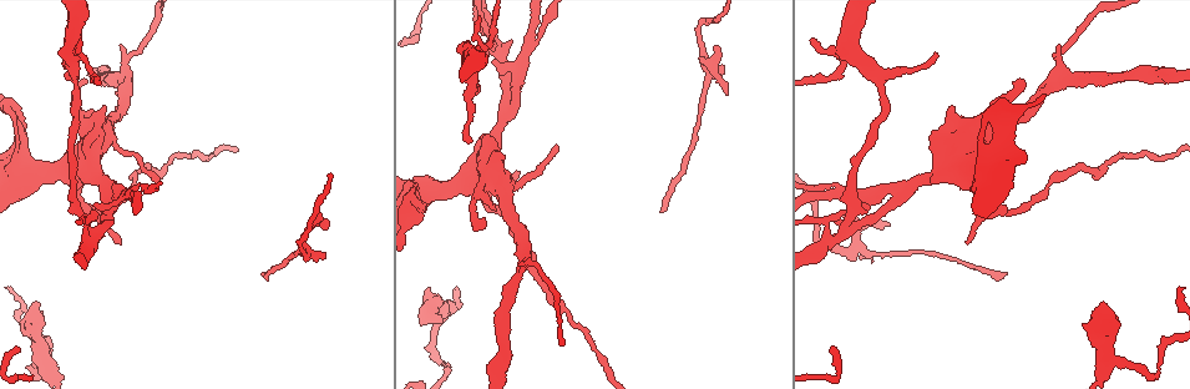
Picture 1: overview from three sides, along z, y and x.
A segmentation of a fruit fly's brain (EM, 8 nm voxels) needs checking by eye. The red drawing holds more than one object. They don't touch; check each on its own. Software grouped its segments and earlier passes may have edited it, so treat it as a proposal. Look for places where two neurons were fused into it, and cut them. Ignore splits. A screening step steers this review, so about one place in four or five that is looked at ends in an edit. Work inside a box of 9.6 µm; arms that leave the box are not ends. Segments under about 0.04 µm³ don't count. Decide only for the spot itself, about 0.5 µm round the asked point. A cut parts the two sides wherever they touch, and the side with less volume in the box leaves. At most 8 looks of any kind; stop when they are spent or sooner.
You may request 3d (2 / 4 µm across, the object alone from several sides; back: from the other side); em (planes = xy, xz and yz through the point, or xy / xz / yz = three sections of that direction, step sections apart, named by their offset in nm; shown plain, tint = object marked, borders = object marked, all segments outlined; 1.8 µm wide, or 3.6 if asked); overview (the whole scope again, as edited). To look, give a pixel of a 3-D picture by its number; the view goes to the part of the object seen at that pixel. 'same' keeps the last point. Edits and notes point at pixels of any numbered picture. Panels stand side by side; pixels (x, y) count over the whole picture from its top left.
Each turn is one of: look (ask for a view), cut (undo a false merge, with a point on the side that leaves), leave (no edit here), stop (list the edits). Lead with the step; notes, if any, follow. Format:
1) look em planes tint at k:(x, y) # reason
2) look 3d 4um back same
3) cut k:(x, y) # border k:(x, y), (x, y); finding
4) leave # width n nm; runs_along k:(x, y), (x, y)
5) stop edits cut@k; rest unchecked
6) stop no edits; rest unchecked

look em xy step 4 tint at 1:(99, 227) # four or more arms meet

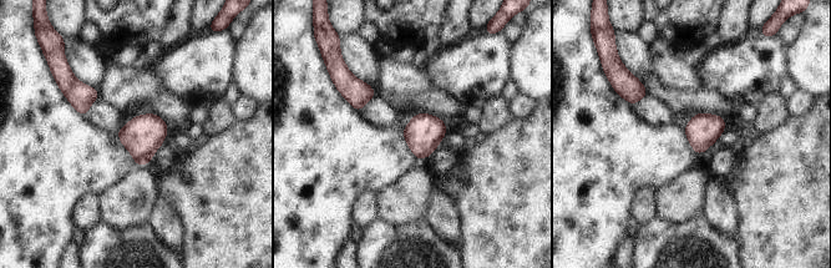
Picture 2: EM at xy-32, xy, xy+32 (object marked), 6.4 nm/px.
look em xz step 4 tint same # another direction

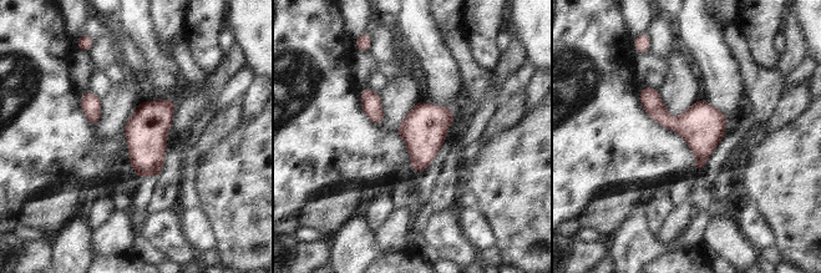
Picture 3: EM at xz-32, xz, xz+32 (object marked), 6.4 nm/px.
leave # one neuron here

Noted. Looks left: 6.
look 3d 4um back at 1:(499, 185) # arms part here

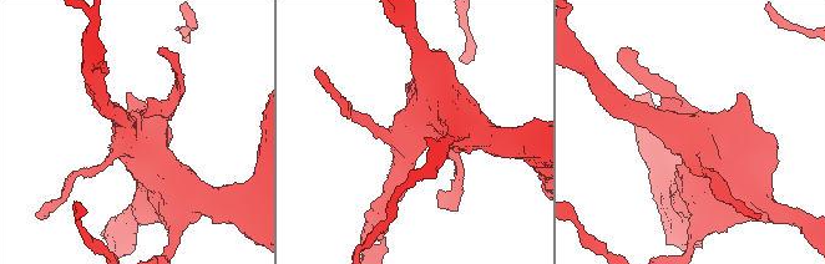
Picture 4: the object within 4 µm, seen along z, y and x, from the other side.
look em 3.6um xz step 8 tint at 4:(128, 136) # need the tissue

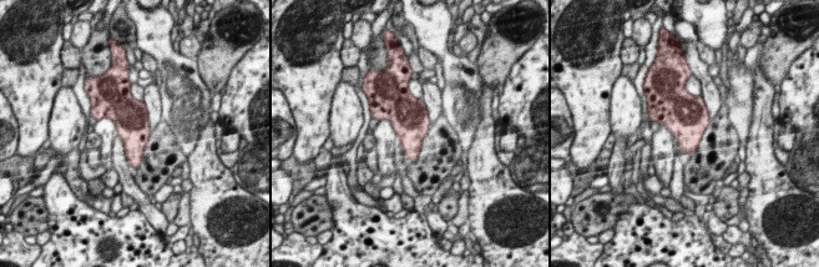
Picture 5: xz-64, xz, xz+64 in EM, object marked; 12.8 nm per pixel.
leave # all the same neuron

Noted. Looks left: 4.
look 3d 4um at 1:(858, 243) # arms part here

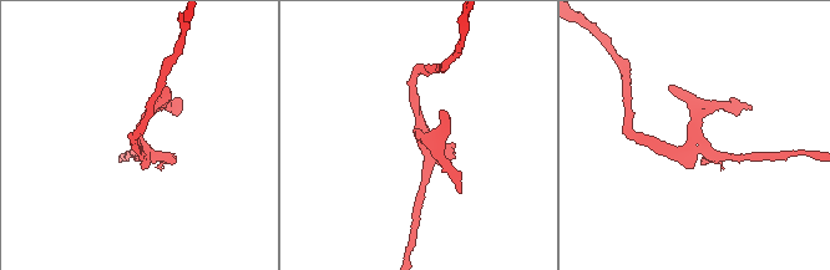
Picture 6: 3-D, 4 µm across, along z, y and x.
look em xy step 8 tint at 6:(700, 141) # shape alone is not enough

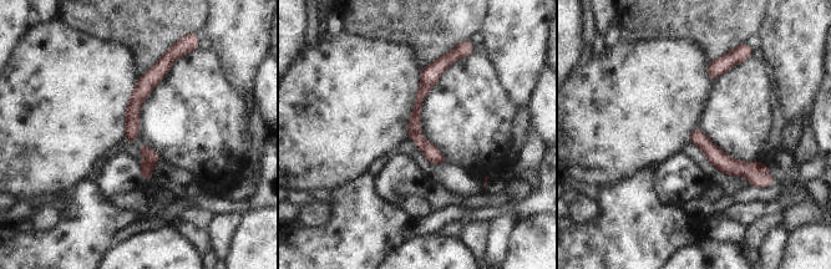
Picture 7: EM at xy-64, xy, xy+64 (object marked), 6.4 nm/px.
look em planes tint same # another direction

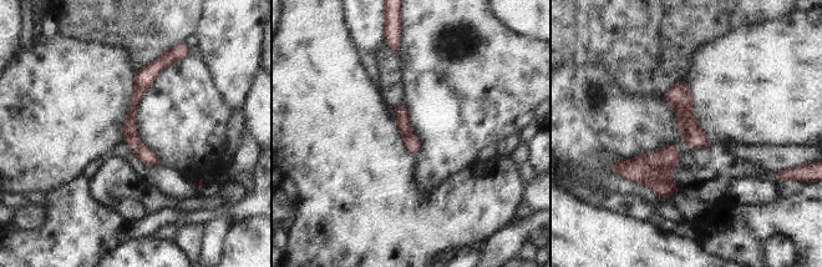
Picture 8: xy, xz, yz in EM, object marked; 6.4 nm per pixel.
leave # runs_along 8:(158, 67), (130, 120), (148, 164); continuous, no second neuron

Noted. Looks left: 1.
stop no edits; rest unchecked

